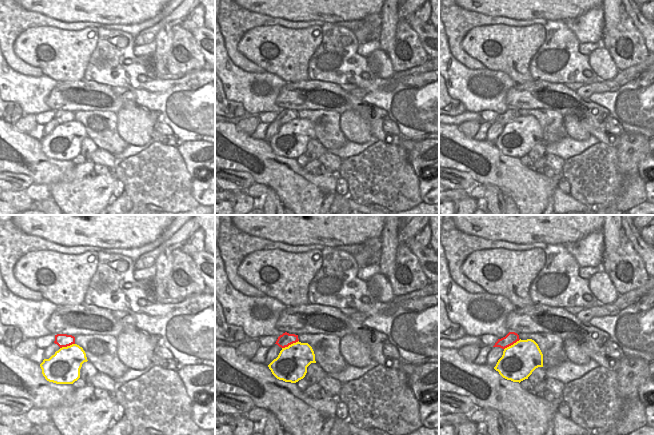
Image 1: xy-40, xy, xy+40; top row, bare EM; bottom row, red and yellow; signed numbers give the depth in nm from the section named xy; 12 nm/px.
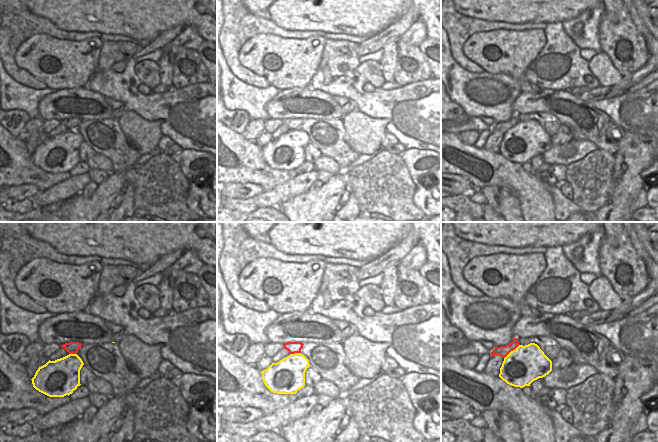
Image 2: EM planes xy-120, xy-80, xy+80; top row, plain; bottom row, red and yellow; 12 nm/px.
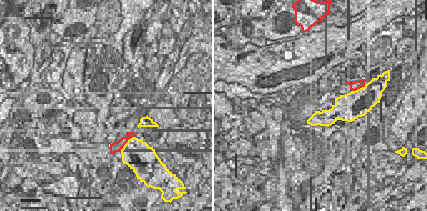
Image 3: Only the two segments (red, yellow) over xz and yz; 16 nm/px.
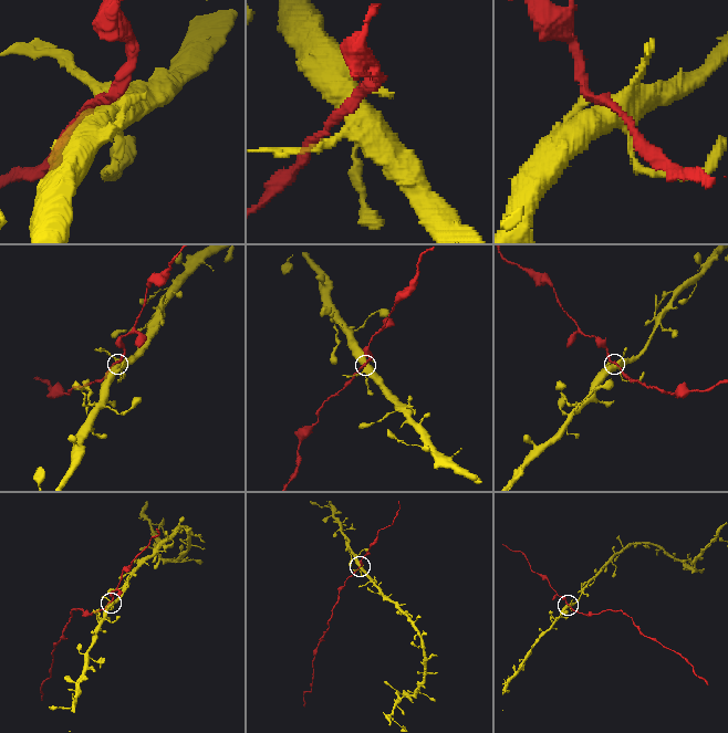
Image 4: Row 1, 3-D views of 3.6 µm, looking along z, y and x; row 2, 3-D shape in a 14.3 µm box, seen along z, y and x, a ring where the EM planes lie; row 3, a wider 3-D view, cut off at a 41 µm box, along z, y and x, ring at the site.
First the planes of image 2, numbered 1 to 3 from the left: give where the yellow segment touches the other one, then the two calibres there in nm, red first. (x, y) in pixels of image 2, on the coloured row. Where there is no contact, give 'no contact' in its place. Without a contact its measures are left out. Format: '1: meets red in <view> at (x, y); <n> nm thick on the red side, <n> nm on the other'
1: meets red in xy-120 at (72, 353); 140 nm thick on the red side, 360 nm on the other
2: meets red in xy-80 at (295, 352); 140 nm thick on the red side, 360 nm on the other
3: meets red in xy+80 at (511, 350); 140 nm thick on the red side, 440 nm on the other

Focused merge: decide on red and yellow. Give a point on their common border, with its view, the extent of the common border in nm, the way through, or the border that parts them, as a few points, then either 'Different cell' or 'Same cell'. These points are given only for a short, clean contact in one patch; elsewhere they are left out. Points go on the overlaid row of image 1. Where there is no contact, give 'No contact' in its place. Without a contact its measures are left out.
Touches red at xy (290, 344). Shared border 220 nm. Different cell

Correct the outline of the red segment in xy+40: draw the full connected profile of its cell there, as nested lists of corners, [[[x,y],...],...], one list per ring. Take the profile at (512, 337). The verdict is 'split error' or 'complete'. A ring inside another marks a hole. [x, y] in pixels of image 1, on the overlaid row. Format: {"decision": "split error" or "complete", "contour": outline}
{"decision": "complete", "contour": [[[509,332],[505,337],[498,339],[493,347],[500,347],[502,349],[505,349],[519,340],[519,335],[517,333]]]}

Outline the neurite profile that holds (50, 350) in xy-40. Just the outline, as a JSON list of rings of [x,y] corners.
[[[55,343],[51,344],[50,346],[48,346],[47,348],[44,349],[44,358],[49,359],[59,349],[60,349],[60,347],[57,344],[55,344]]]

